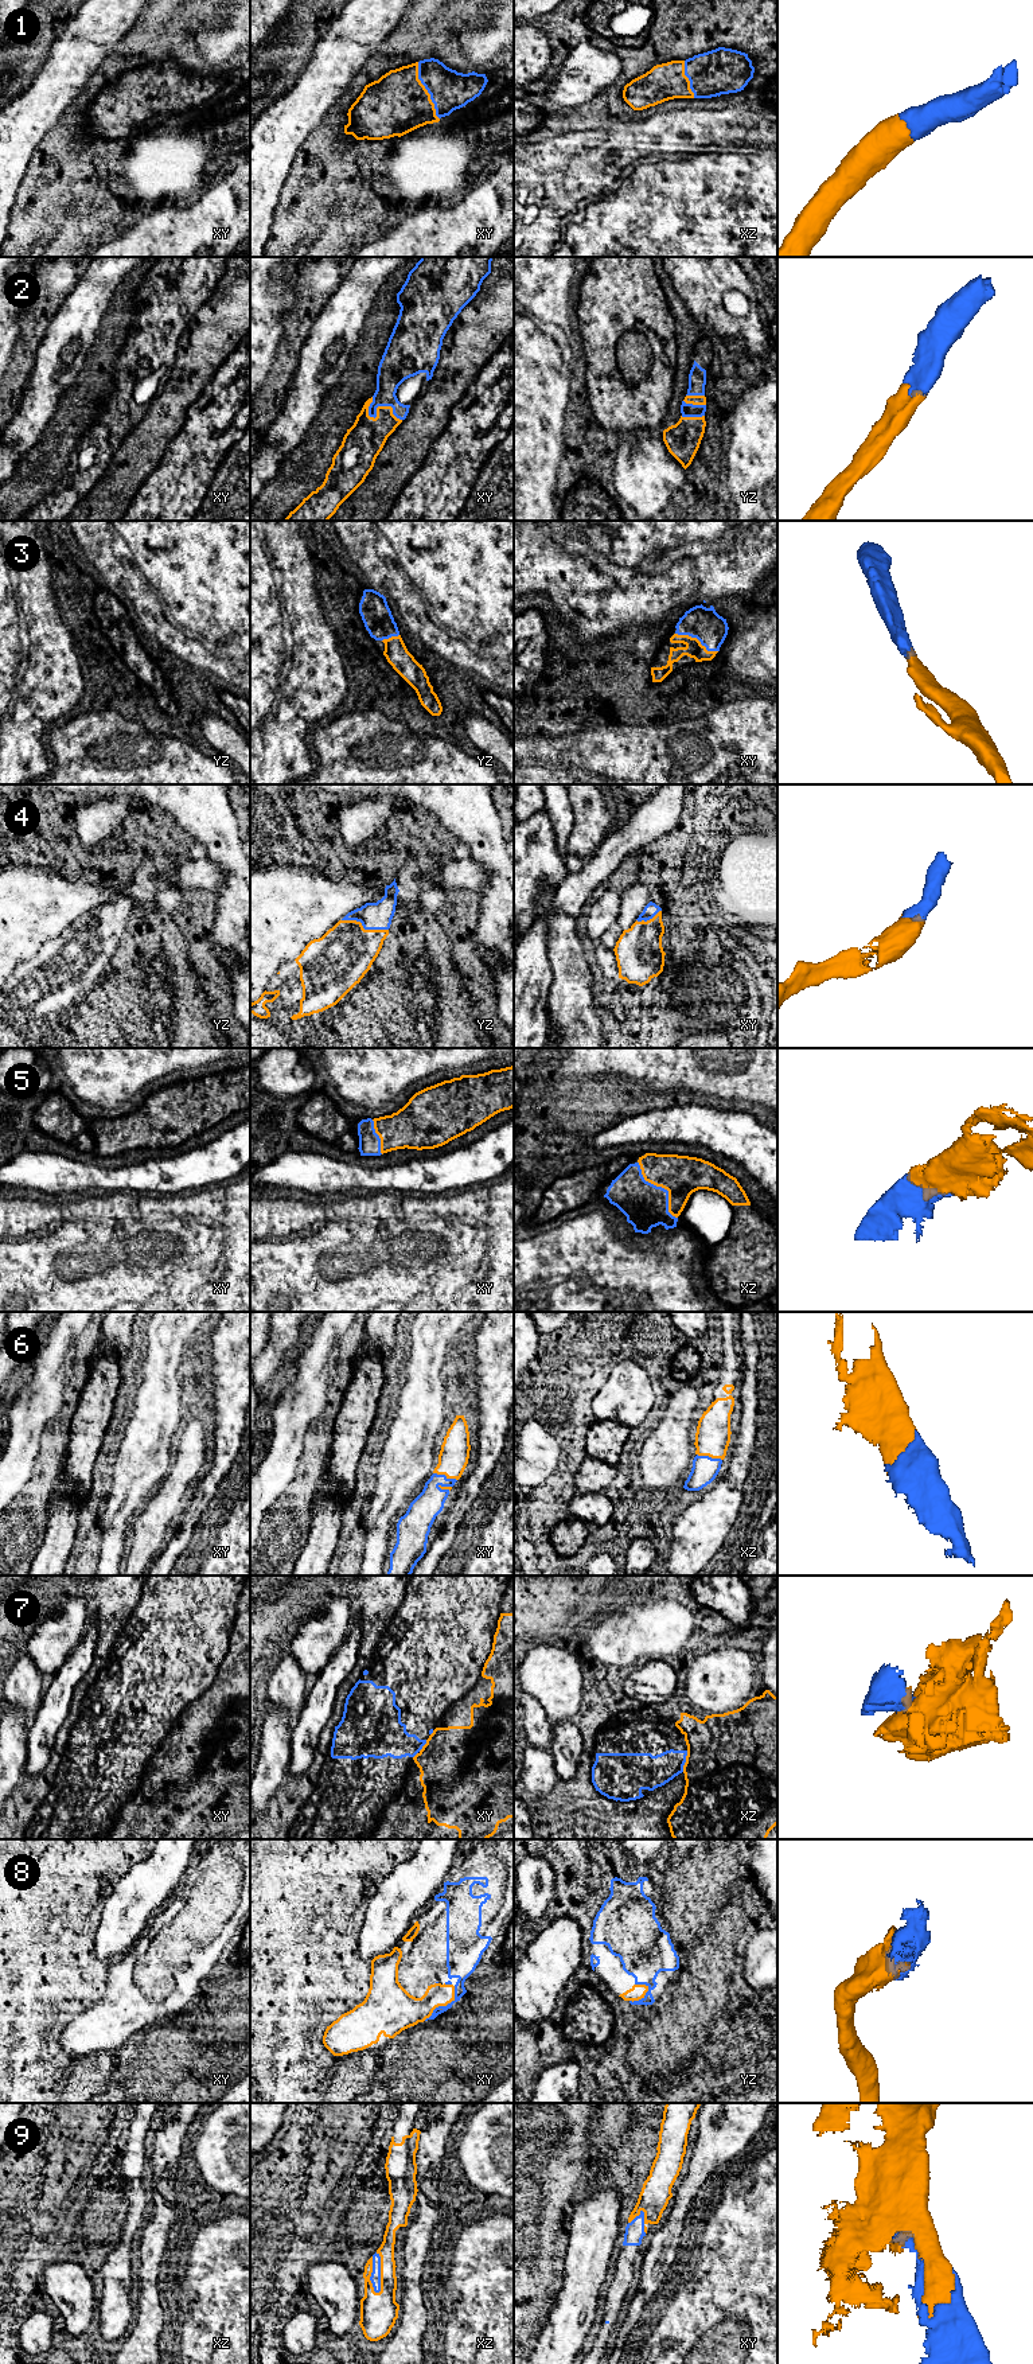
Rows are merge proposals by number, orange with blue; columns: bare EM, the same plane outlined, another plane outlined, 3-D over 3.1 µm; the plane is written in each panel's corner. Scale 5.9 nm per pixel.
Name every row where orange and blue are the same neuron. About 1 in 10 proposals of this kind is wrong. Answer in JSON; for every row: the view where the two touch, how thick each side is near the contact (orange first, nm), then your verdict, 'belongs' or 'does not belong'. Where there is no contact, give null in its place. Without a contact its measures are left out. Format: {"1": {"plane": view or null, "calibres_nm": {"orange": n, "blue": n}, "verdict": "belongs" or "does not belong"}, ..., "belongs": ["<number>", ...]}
{"1": {"plane": "xy", "calibres_nm": {"orange": 360, "blue": 240}, "verdict": "belongs"}, "2": {"plane": "xy", "calibres_nm": {"orange": 240, "blue": 180}, "verdict": "belongs"}, "3": {"plane": "xy", "calibres_nm": {"orange": 100, "blue": 200}, "verdict": "belongs"}, "4": {"plane": "yz", "calibres_nm": {"orange": 360, "blue": 160}, "verdict": "belongs"}, "5": {"plane": "xz", "calibres_nm": {"orange": 240, "blue": 260}, "verdict": "belongs"}, "6": {"plane": "xy", "calibres_nm": {"orange": 180, "blue": 170}, "verdict": "belongs"}, "7": {"plane": "xz", "calibres_nm": {"orange": 500, "blue": 200}, "verdict": "does not belong"}, "8": {"plane": "xy", "calibres_nm": {"orange": 200, "blue": 140}, "verdict": "belongs"}, "9": {"plane": "xz", "calibres_nm": {"orange": 220, "blue": 60}, "verdict": "belongs"}, "belongs": ["1", "2", "3", "4", "5", "6", "8", "9"]}

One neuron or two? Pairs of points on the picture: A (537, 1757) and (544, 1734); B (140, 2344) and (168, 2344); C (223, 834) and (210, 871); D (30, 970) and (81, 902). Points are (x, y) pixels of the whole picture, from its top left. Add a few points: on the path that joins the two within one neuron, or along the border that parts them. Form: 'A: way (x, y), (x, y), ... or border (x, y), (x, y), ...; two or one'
A: border (529, 1744), (548, 1751); two
B: border (163, 2313), (158, 2349); two
C: border (207, 856), (225, 875), (217, 891); two
D: border (30, 958), (23, 961), (15, 970); two

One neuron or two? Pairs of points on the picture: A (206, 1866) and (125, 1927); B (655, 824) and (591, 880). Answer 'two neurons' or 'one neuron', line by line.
A: two neurons
B: one neuron

